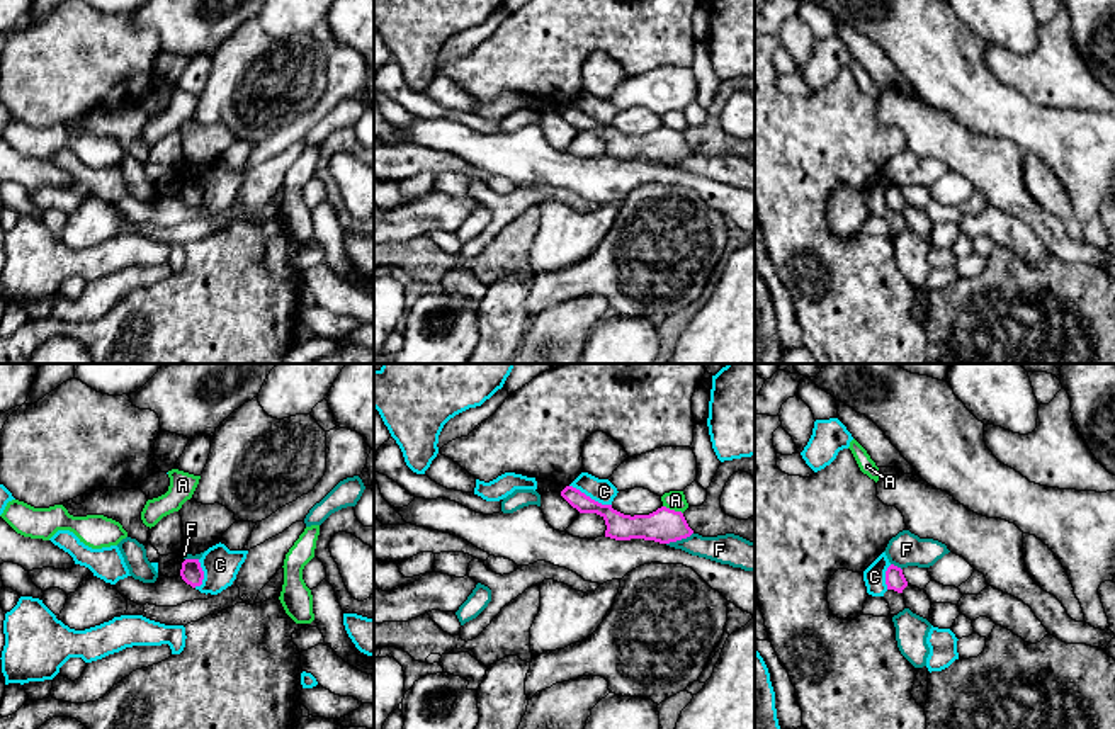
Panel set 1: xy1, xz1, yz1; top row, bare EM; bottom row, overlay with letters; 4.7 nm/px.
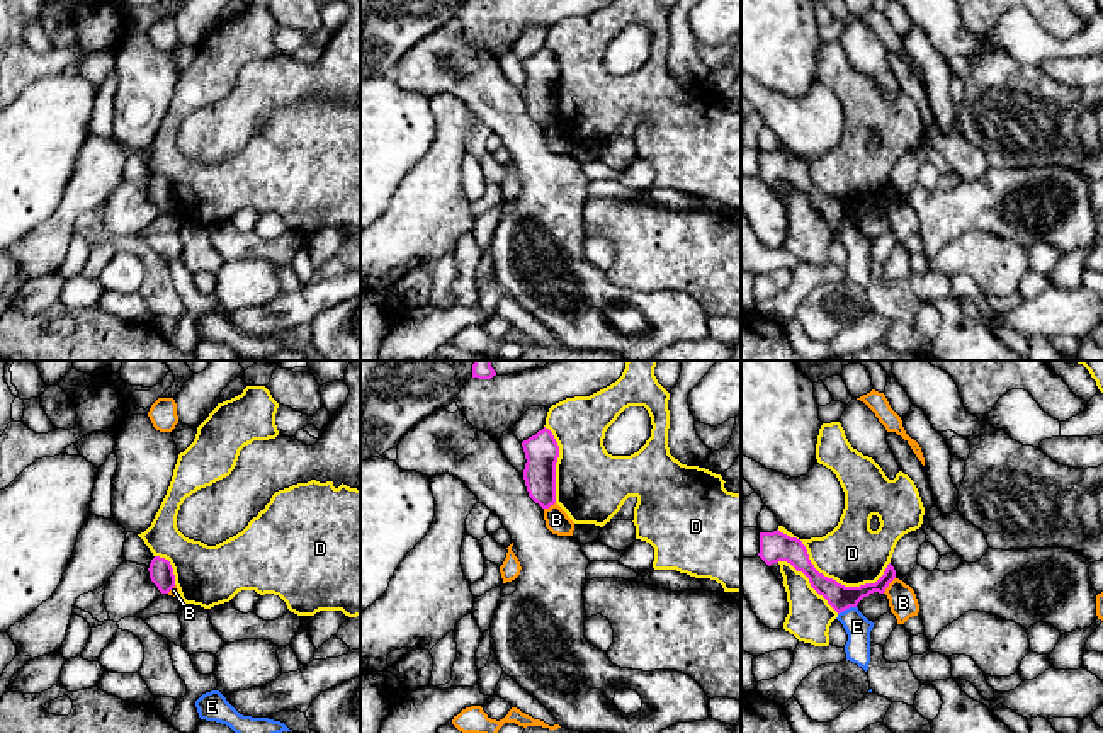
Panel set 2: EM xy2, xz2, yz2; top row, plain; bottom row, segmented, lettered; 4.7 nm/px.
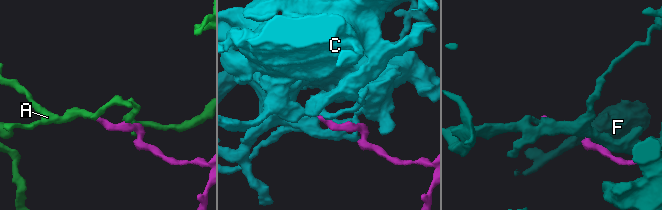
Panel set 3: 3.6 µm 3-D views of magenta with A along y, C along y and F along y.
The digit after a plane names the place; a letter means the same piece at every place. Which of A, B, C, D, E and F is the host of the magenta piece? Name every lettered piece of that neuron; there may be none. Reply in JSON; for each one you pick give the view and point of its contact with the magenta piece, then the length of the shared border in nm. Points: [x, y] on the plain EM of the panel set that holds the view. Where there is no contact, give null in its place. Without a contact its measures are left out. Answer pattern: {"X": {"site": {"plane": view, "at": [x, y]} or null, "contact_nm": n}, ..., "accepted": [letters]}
{"accepted": []}

